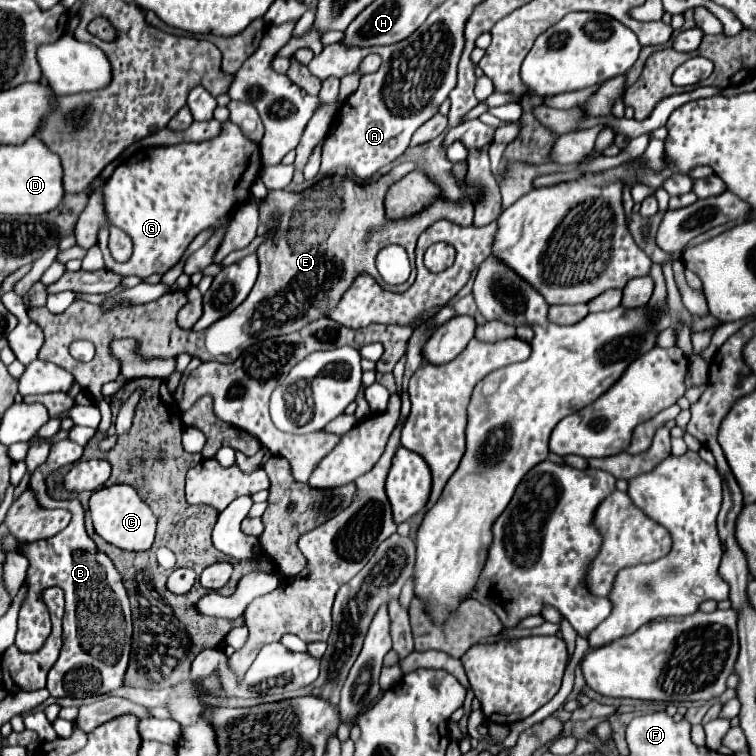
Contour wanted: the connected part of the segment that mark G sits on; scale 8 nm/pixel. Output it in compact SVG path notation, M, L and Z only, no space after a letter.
M225 120L221 122L221 132L215 138L203 140L203 142L183 142L175 146L151 146L151 148L141 148L133 160L125 158L115 172L107 178L103 184L105 192L105 214L107 222L111 226L117 226L131 234L133 240L133 256L129 262L119 264L111 258L107 240L109 240L109 230L103 226L97 234L97 244L103 252L105 258L105 268L113 270L115 274L121 276L139 276L147 278L151 274L165 274L171 270L185 254L187 246L193 242L193 238L211 228L219 230L221 226L227 224L229 216L249 200L249 190L255 178L261 172L261 156L259 156L259 144L251 142L249 138L243 136L239 126L233 122Z

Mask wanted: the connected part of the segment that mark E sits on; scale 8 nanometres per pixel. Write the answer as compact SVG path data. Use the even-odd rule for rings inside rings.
M403 162L375 182L361 184L347 176L329 176L299 194L271 190L267 200L259 208L259 222L267 226L267 238L257 248L261 266L259 278L247 300L207 330L189 332L177 326L175 316L179 308L187 303L185 292L167 292L165 296L149 304L115 308L109 312L103 312L99 306L89 302L73 302L63 314L51 314L47 308L35 308L29 310L29 318L37 322L45 334L45 344L39 352L39 358L65 368L75 376L85 392L91 392L95 398L99 398L99 410L103 414L99 430L105 434L111 424L111 410L101 396L101 386L119 376L119 364L113 362L113 356L109 356L107 348L111 340L137 338L141 350L139 354L145 358L175 358L181 352L189 352L203 362L233 362L245 348L255 342L297 332L305 324L323 318L325 312L341 300L343 292L351 286L353 278L359 272L373 274L373 278L386 290L405 292L417 276L415 248L419 234L439 218L447 218L459 226L471 226L473 222L473 206L469 202L455 204L451 200L435 200L429 208L425 208L421 214L413 215L409 220L389 222L383 210L385 192L411 168L415 168L413 162ZM333 178L335 184L325 184ZM387 244L403 246L411 258L409 280L395 287L386 284L375 268L375 256ZM75 340L91 340L95 344L97 352L89 364L77 362L69 354L69 346Z

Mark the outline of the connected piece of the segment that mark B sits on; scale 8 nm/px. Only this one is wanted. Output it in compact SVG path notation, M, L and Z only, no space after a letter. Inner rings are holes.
M65 438L51 446L49 458L41 464L29 478L29 490L33 490L37 504L41 508L67 508L73 518L69 526L49 540L27 542L23 544L23 556L29 560L29 570L23 580L27 586L27 596L19 610L19 630L15 638L15 646L23 652L37 652L47 638L47 606L41 598L43 590L49 586L59 586L65 592L65 618L63 618L63 636L65 648L61 650L59 660L49 670L47 690L53 698L87 698L99 694L111 694L123 686L123 678L95 678L95 682L85 682L85 676L103 676L103 672L125 672L131 654L131 606L129 596L123 586L121 574L113 566L113 562L97 550L97 544L87 536L85 530L85 510L77 500L53 500L47 496L45 478L65 466L73 464L83 456L83 446ZM81 682L81 692L77 692L77 684ZM77 692L77 694L69 694Z

